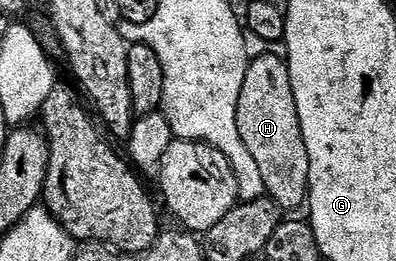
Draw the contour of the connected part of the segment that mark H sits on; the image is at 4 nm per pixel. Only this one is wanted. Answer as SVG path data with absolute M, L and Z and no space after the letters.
M264 54L249 61L246 80L242 80L242 96L238 96L238 132L242 136L242 144L246 144L262 172L265 195L274 199L281 211L288 212L305 205L310 156L306 152L306 140L298 120L298 104L294 104L288 63L278 54Z

